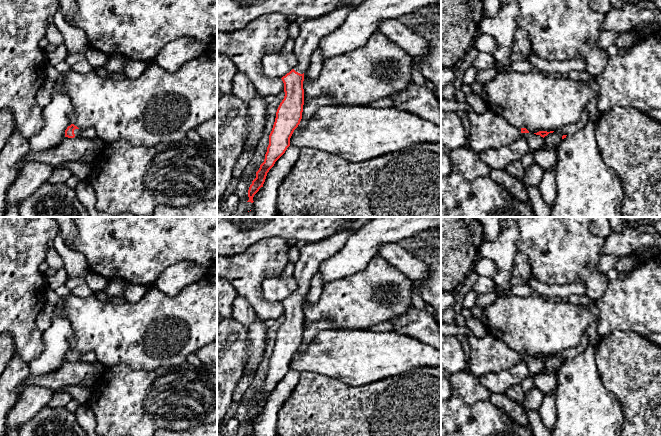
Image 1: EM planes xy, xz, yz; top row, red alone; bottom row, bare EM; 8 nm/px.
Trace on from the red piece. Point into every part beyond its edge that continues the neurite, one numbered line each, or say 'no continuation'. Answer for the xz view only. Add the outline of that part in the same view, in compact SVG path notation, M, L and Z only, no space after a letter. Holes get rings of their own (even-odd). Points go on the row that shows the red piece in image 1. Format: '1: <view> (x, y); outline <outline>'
1: xz (311, 31); outline M351 0L347 6L340 6L324 16L306 19L299 25L299 35L295 39L293 54L297 59L294 70L303 74L309 67L310 58L318 48L322 37L338 28L347 15L366 0Z

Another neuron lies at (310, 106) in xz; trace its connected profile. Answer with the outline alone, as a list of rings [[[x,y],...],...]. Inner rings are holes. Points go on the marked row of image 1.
[[[326,95],[313,98],[310,100],[304,100],[302,119],[297,128],[306,127],[308,121],[312,118],[316,110],[319,107],[325,105],[335,105],[335,102],[329,96]]]

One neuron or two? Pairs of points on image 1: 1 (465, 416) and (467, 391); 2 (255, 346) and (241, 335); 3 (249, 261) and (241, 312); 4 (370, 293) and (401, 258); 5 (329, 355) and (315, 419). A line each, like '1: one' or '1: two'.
1: two
2: two
3: two
4: two
5: two

